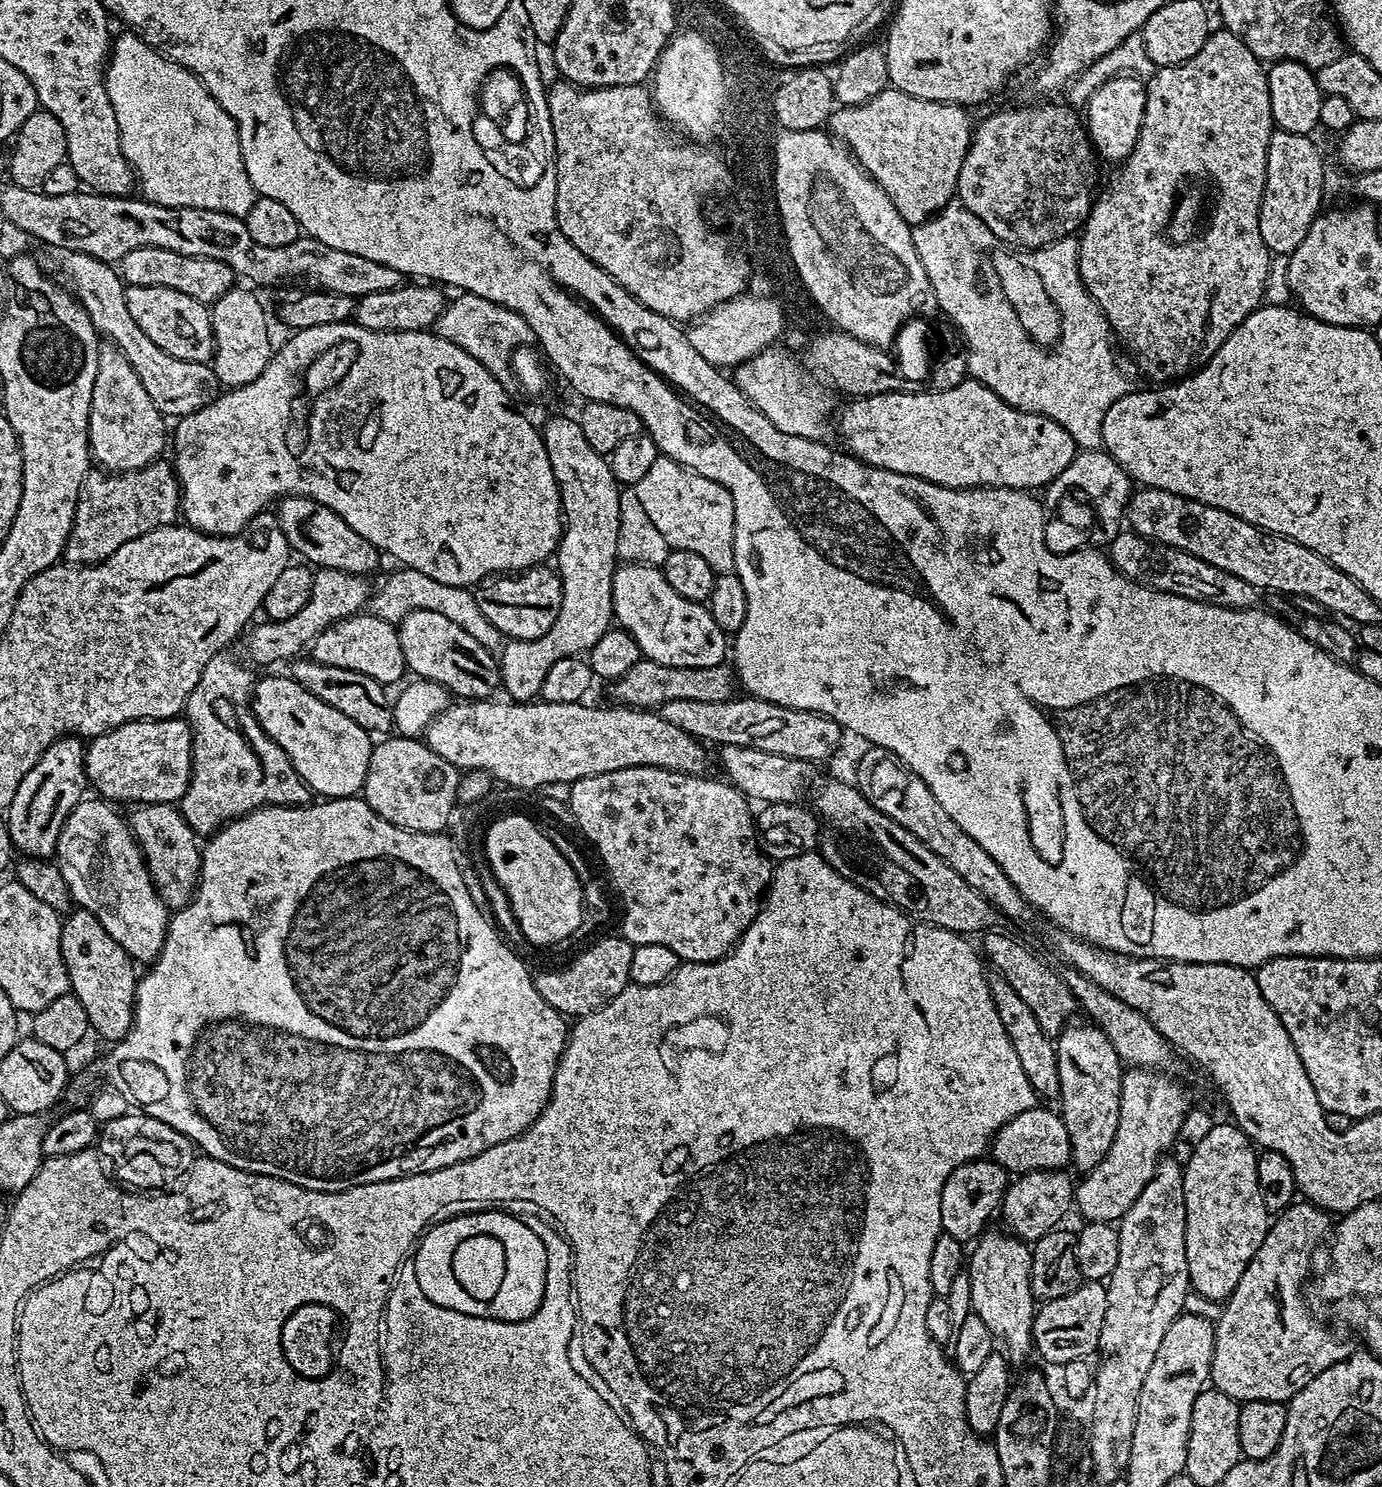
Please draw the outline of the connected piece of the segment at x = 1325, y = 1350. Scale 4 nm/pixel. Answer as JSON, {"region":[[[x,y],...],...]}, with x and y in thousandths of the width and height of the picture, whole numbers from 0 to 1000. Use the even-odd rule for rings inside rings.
{"region":[[[936,808],[918,822],[913,838],[889,871],[883,888],[879,888],[876,933],[895,943],[918,941],[929,944],[957,921],[975,913],[977,907],[949,885],[944,875],[944,863],[949,853],[952,836],[962,829],[962,816],[946,808]]]}

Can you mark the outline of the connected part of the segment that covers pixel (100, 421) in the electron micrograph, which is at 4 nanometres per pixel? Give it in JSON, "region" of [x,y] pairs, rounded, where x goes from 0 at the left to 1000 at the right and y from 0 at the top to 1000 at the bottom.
{"region":[[[80,230],[73,231],[64,284],[64,297],[67,309],[75,315],[82,317],[98,317],[112,311],[122,299],[120,285],[121,282],[111,273],[109,265],[87,234]]]}

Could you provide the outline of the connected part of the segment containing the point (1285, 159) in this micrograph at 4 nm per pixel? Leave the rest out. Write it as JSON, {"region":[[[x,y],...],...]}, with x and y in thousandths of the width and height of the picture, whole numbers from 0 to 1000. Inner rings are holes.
{"region":[[[925,87],[921,88],[919,93],[919,98],[916,104],[915,132],[912,137],[913,163],[916,163],[918,170],[935,170],[941,164],[942,160],[945,160],[948,152],[957,142],[955,137],[958,134],[958,108],[955,106],[954,98],[949,93],[949,91],[933,90]]]}

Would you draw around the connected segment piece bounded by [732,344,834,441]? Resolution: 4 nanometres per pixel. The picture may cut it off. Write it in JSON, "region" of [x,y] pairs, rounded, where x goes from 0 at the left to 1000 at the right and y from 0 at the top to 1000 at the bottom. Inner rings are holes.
{"region":[[[556,232],[546,241],[533,246],[530,255],[550,278],[554,278],[562,289],[567,292],[584,296],[597,295],[603,274],[601,266],[593,258],[585,258],[580,244],[566,232]]]}

